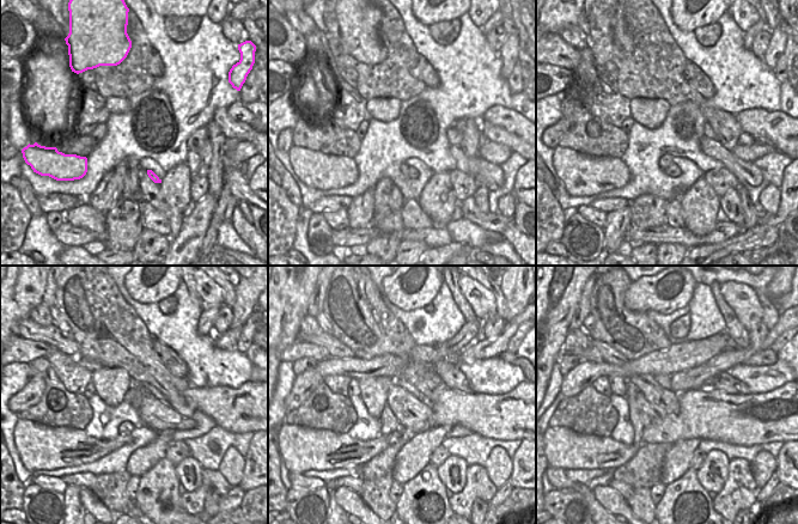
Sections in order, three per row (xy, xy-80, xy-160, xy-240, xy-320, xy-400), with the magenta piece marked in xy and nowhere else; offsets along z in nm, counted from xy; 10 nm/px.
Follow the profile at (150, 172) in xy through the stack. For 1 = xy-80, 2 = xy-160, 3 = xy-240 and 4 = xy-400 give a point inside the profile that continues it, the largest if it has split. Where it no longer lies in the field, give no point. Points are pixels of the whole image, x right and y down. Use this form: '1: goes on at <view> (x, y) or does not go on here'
1: goes on at xy-80 (407, 170)
2: goes on at xy-160 (674, 170)
3: goes on at xy-240 (41, 448)
4: goes on at xy-400 (564, 448)

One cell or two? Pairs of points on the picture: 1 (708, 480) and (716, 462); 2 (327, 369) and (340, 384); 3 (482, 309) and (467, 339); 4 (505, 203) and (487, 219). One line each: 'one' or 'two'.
1: one
2: two
3: two
4: two

